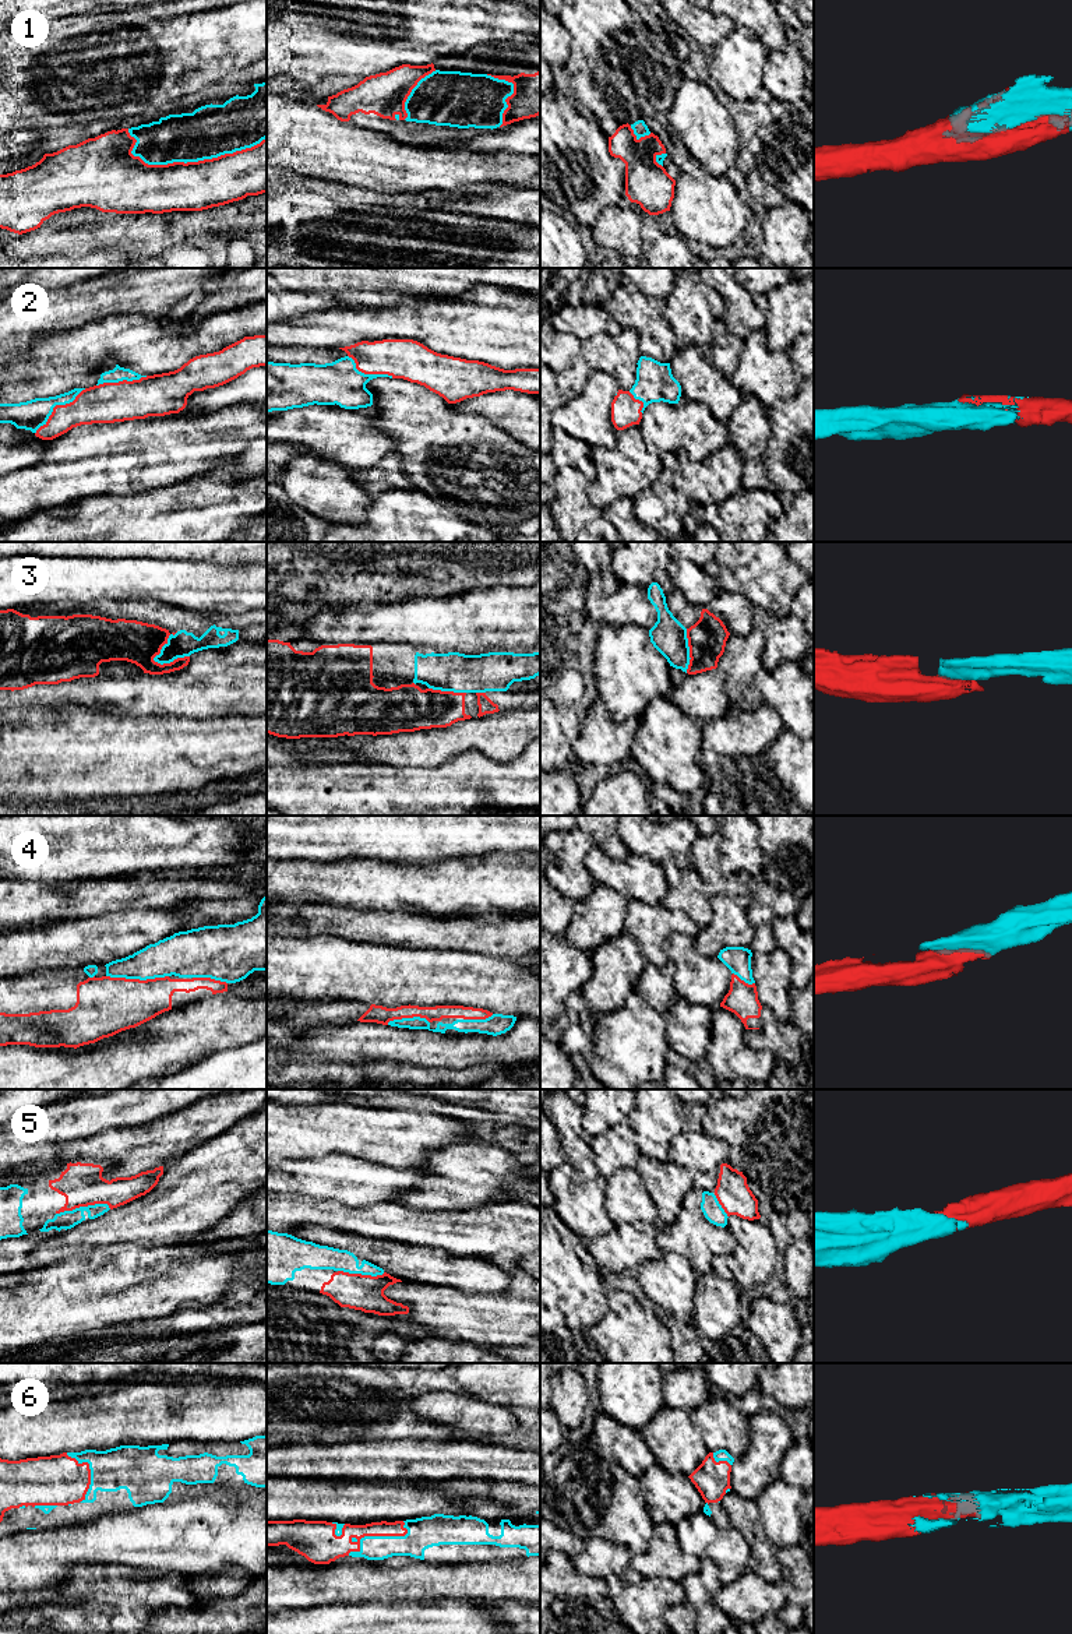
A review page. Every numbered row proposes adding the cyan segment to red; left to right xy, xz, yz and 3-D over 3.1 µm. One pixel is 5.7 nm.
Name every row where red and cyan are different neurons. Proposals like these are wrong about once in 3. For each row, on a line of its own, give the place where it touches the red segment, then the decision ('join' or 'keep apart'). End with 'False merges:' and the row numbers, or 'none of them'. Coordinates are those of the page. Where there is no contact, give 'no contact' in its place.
1: meets red in xy at (187, 162); join
2: meets red in xy at (56, 405); join
3: meets red in xy at (164, 644); join
4: meets red in xy at (137, 979); join
5: meets red in xy at (83, 1205); join
6: meets red in xz at (374, 1535); join
False merges: none of them

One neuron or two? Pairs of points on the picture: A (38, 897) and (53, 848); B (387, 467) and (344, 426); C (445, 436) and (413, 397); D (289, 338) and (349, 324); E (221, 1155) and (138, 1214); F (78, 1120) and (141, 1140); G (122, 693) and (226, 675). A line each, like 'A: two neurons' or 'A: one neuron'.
A: two neurons
B: two neurons
C: one neuron
D: one neuron
E: one neuron
F: two neurons
G: one neuron

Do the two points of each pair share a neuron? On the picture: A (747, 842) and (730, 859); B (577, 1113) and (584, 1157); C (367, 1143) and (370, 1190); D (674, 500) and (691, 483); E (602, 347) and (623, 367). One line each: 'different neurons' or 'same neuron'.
A: same neuron
B: same neuron
C: different neurons
D: different neurons
E: same neuron

